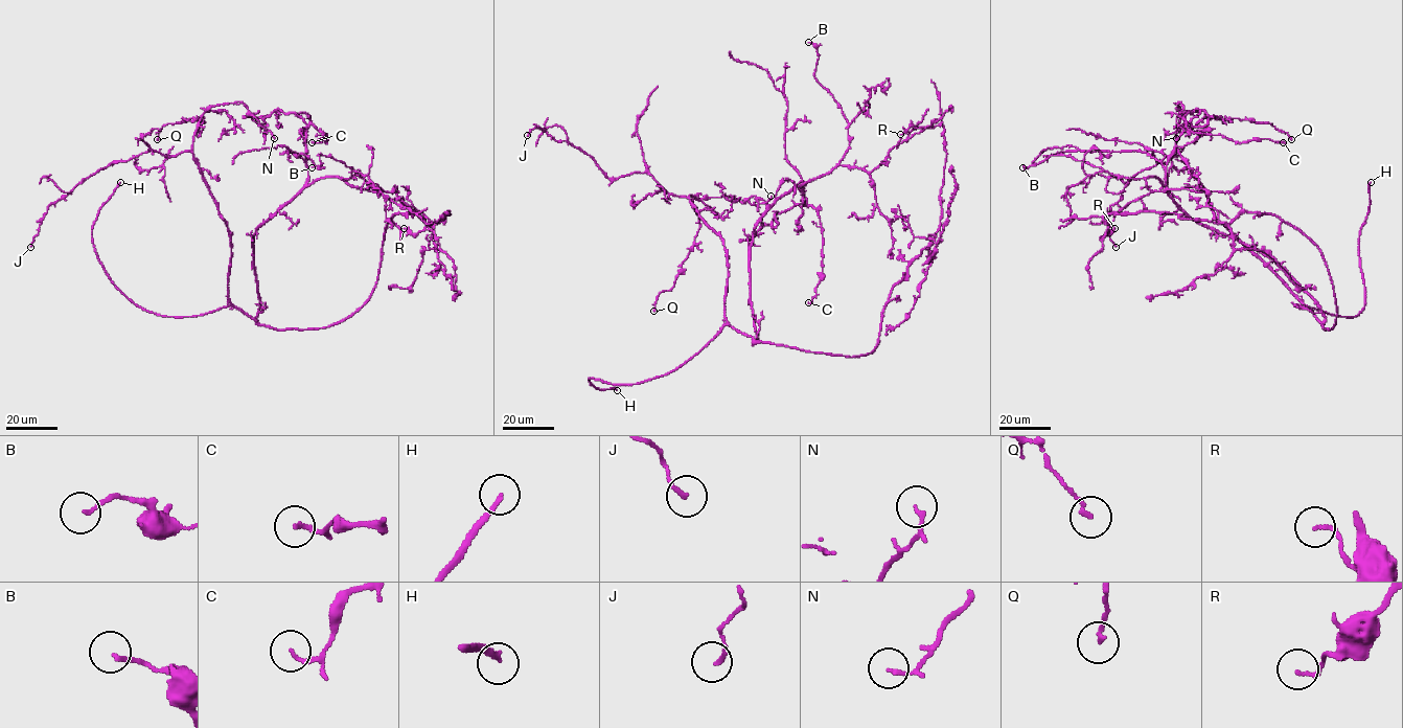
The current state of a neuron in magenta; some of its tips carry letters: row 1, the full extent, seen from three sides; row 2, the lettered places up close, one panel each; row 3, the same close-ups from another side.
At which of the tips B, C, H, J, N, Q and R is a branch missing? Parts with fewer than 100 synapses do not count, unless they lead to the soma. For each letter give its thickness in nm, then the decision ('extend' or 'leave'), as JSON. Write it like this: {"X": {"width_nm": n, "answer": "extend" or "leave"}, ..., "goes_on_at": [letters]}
{"B": {"width_nm": 130, "answer": "leave"}, "C": {"width_nm": 130, "answer": "leave"}, "H": {"width_nm": 180, "answer": "extend"}, "J": {"width_nm": 150, "answer": "leave"}, "N": {"width_nm": 100, "answer": "leave"}, "Q": {"width_nm": 160, "answer": "leave"}, "R": {"width_nm": 140, "answer": "leave"}, "goes_on_at": ["H"]}

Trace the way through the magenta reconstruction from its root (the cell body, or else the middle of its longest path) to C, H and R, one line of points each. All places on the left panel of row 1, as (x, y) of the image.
C: (263, 324), (257, 320), (253, 236), (305, 184), (305, 133), (314, 124), (326, 135), (326, 142), (312, 142)
H: (263, 324), (231, 305), (201, 315), (168, 317), (131, 301), (109, 278), (92, 237), (100, 207), (120, 182)
R: (263, 324), (351, 316), (374, 288), (392, 217), (432, 224), (450, 212), (404, 228)

